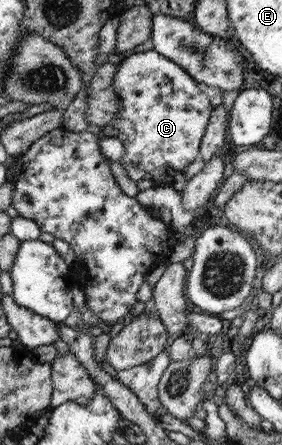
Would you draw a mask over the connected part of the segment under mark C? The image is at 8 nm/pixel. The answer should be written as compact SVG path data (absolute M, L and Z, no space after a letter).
M153 49L133 53L116 65L112 88L120 110L107 126L99 127L95 138L117 138L125 152L120 164L133 181L148 180L167 185L173 176L197 156L211 112L209 91L202 88L178 64Z

